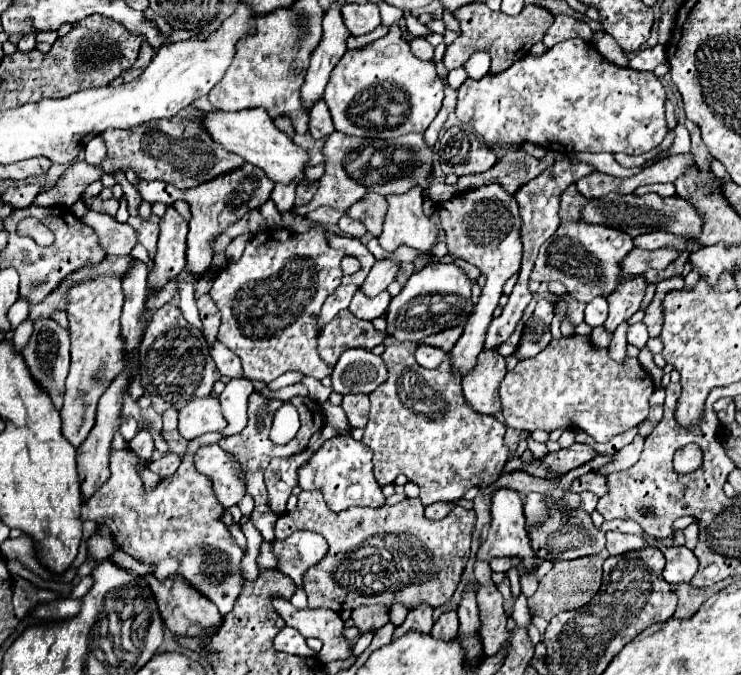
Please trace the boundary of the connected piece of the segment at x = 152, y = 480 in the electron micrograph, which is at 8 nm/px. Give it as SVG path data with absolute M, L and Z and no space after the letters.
M140 464L140 466L136 468L136 470L138 470L138 476L142 478L142 484L146 486L146 490L154 490L154 488L156 488L156 486L160 484L160 482L158 482L160 478L158 478L158 476L156 476L154 472L150 472L150 470L146 470L146 468L142 466L142 464Z

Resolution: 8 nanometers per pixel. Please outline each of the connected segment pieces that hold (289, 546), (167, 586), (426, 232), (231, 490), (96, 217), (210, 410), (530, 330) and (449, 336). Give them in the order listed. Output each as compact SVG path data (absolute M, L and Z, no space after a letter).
M294 532L284 542L274 540L272 548L278 556L278 570L302 586L302 572L326 554L326 540L314 532Z
M144 576L144 580L148 582L148 586L156 598L162 622L170 632L182 634L182 636L202 636L202 642L210 640L210 636L206 634L206 628L212 624L220 624L222 616L220 616L218 608L204 594L194 590L190 586L190 582L186 582L182 576L180 578L170 576L166 580L158 580L156 576Z
M412 188L406 194L390 196L384 232L378 238L386 252L394 252L398 246L410 246L418 252L430 254L438 244L438 226L422 212L422 192Z
M218 444L200 446L194 454L194 466L200 474L210 478L214 496L222 508L236 506L244 496L242 482L242 466L230 458L230 454L222 452Z
M90 210L81 219L98 233L100 245L106 254L128 256L130 250L136 246L136 232L128 224L116 222L112 216Z
M194 398L194 402L180 410L178 432L184 440L194 440L206 432L222 432L224 428L226 420L218 398Z
M538 300L530 320L524 324L524 332L520 338L520 344L514 352L514 356L518 360L528 360L532 356L536 356L538 352L542 352L552 336L550 336L550 322L554 318L554 306L548 300Z
M456 326L456 328L450 328L450 330L442 330L438 334L432 334L430 338L424 338L424 344L448 352L448 350L454 348L454 342L458 342L460 336L462 336L462 326Z

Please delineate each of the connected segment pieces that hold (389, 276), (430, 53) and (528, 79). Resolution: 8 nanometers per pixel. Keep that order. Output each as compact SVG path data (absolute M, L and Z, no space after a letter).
M394 260L376 262L374 268L370 270L370 274L366 276L366 280L364 280L364 284L362 284L360 290L362 290L368 298L374 298L374 296L378 296L380 292L384 292L390 282L396 280L396 272L398 272L398 262L394 262Z
M416 38L412 42L412 52L420 58L420 60L434 60L434 46L430 46L424 38Z
M572 38L556 44L542 56L528 54L500 74L488 74L482 80L466 80L458 90L456 116L460 122L470 124L486 144L520 146L532 142L550 152L624 152L638 156L650 152L664 140L668 132L664 104L664 86L652 72L620 68L604 60L586 40Z

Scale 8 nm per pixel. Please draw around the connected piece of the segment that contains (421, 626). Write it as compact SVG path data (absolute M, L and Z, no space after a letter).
M420 604L418 608L410 610L408 616L406 616L406 620L404 620L404 624L400 624L400 626L394 630L394 640L400 638L402 634L410 632L410 630L418 630L418 632L422 632L422 634L430 634L432 624L434 624L434 620L432 620L432 610L430 610L430 606Z

